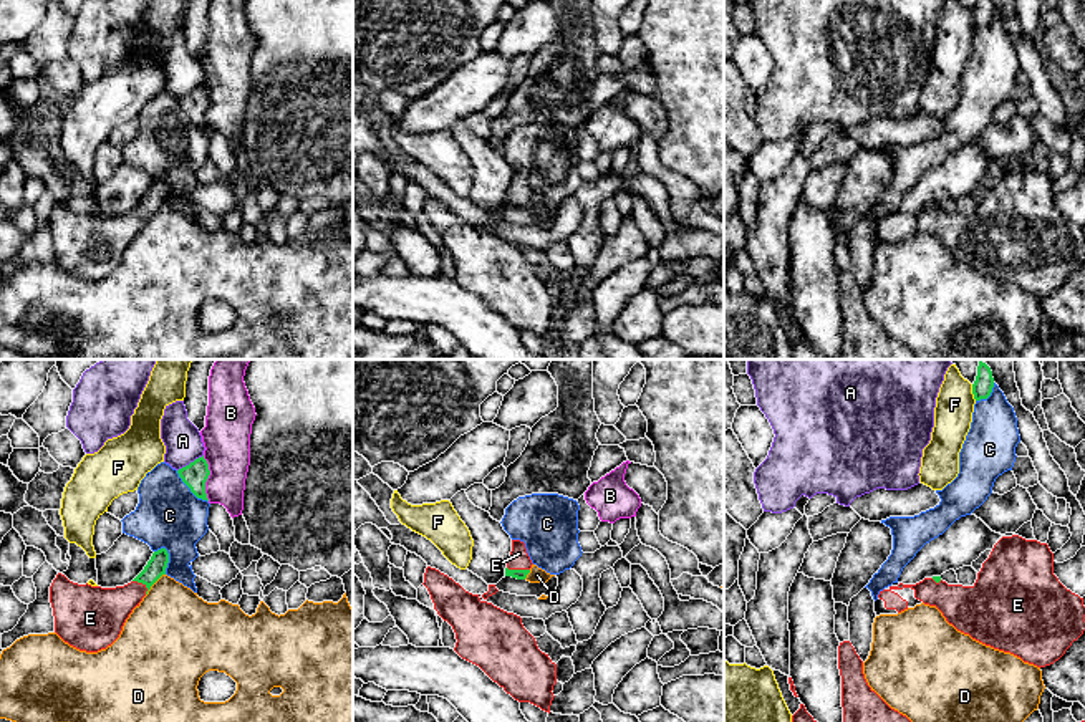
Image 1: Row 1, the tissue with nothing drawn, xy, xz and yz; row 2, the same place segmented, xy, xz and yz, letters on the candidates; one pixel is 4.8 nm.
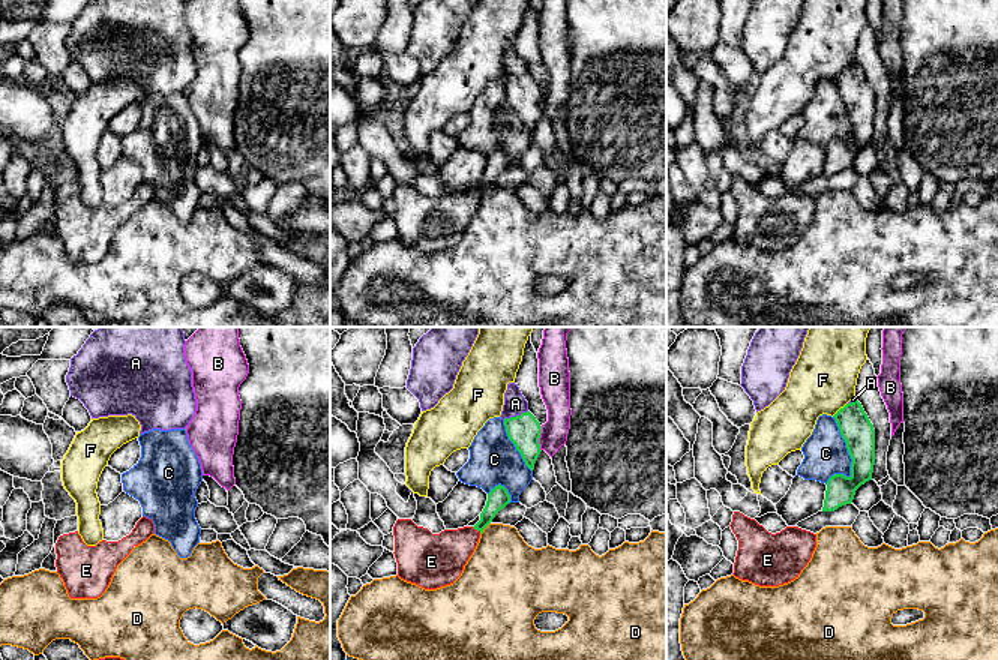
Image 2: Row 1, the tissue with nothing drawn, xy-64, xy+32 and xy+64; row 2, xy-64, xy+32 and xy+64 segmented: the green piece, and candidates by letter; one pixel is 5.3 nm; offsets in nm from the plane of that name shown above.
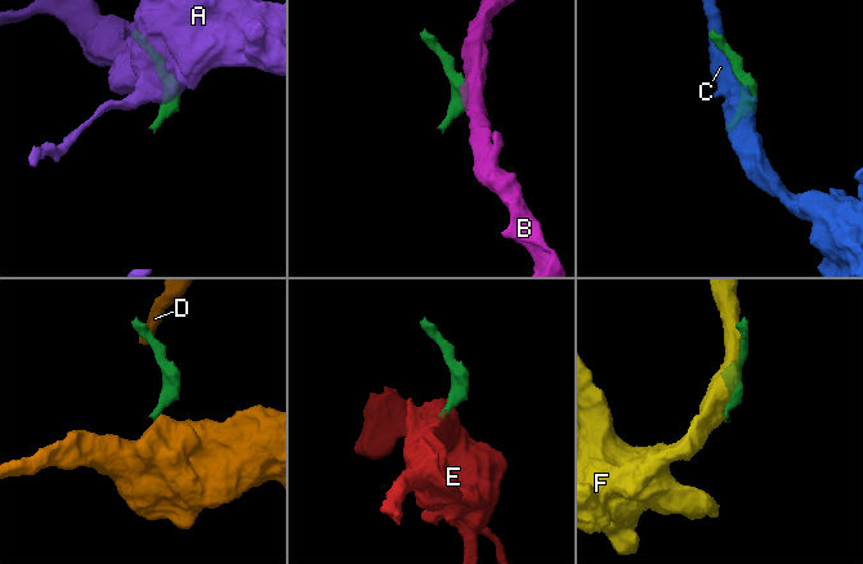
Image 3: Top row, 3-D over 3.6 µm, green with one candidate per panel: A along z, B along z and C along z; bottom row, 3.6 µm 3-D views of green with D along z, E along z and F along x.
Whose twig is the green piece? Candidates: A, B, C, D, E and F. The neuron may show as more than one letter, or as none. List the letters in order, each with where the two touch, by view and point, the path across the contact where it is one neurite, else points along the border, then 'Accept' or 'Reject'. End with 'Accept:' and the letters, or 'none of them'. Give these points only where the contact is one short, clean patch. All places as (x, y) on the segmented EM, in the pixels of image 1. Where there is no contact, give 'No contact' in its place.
A: Touches green at xy (191, 462). Reject
B: Touches green at xy (207, 477). Boundary: xy (202, 456), (209, 471), (206, 482), (206, 497), (209, 500). Reject
C: Touches green at xy (189, 487). Reject
D: Touches green at xy (153, 583). Boundary: xy (164, 573), (146, 595). Reject
E: Touches green at xz (519, 570). Path across: xz (515, 573), (519, 570), (519, 558). Accept
F: Touches green at yz (973, 393). Boundary: yz (971, 385), (971, 393), (976, 399). Reject
Accept: E

